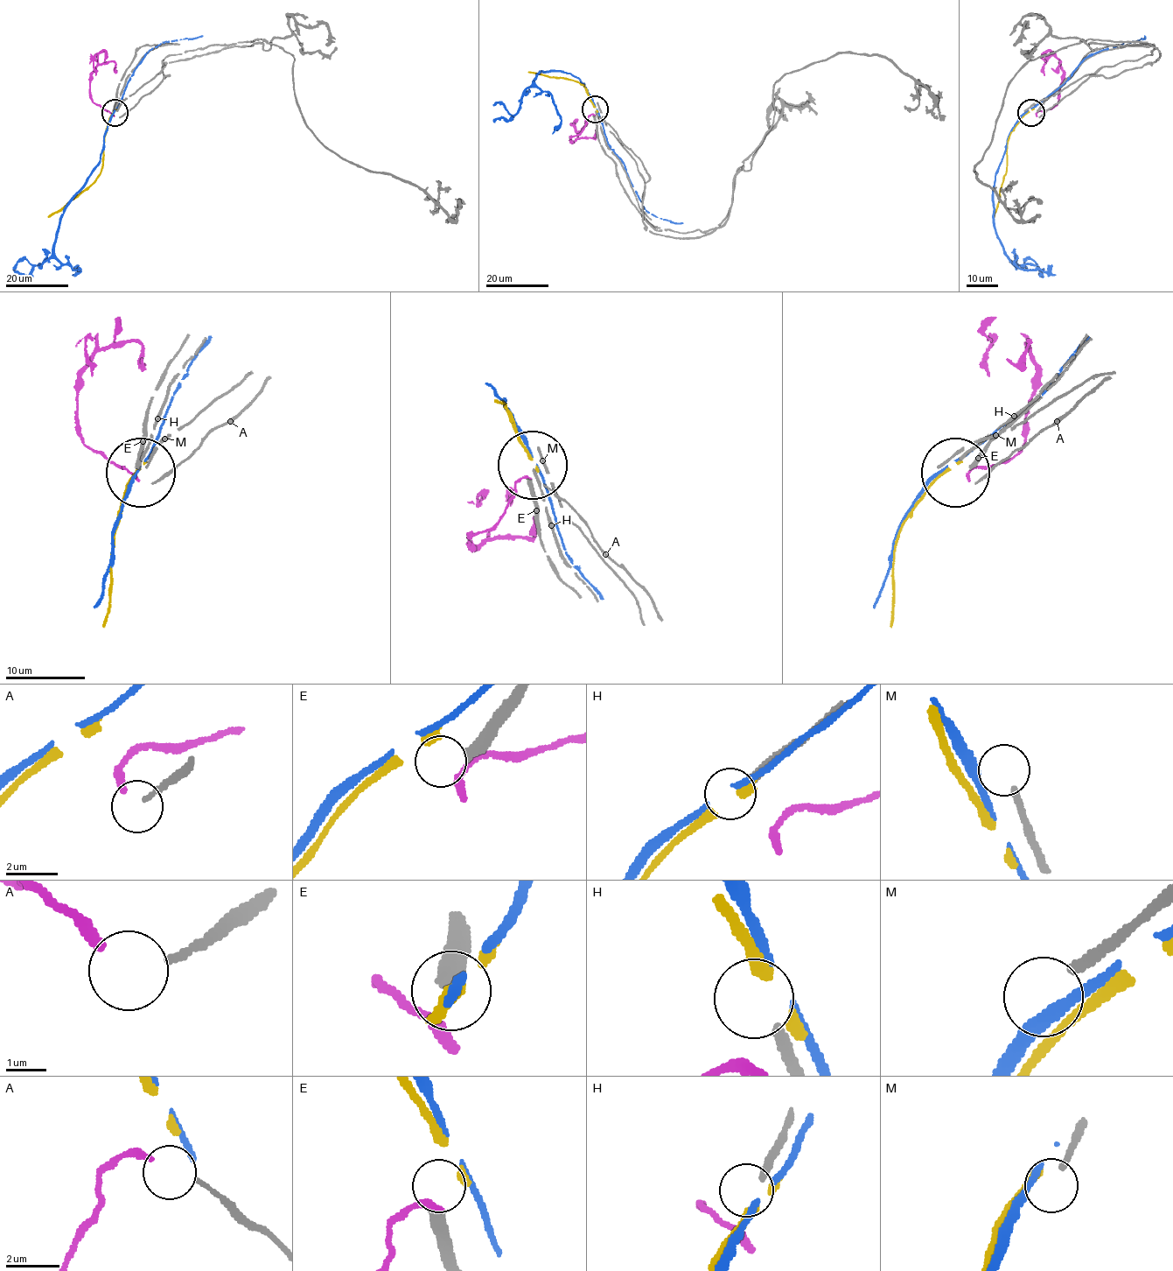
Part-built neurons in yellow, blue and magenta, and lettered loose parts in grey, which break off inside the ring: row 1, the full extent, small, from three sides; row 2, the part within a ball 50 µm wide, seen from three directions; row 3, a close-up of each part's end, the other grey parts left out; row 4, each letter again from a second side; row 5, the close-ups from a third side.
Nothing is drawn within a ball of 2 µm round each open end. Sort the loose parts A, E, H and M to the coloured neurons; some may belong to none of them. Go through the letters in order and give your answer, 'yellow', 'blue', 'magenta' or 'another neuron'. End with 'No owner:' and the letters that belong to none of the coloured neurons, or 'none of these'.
A: magenta
E: another neuron
H: another neuron
M: another neuron
No owner: E, H, M

